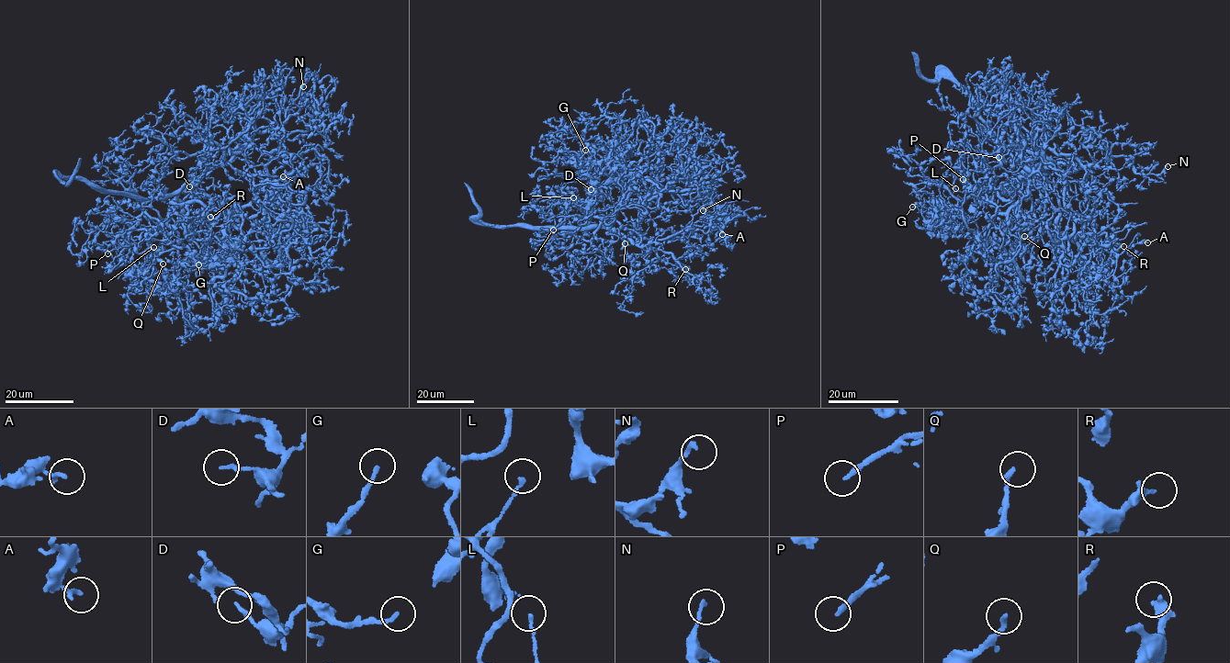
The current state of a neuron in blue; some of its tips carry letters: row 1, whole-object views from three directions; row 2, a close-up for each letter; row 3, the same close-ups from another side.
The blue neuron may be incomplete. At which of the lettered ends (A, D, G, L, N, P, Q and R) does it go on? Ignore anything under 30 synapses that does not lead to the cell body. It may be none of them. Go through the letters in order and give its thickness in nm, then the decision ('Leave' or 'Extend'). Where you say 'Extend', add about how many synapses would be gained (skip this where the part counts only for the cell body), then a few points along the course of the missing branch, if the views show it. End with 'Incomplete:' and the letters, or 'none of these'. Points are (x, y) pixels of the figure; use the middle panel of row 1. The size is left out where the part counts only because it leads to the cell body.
A: Thickness 180 nm. Leave
D: Thickness 150 nm. Leave
G: Thickness 150 nm. Leave
L: Thickness 150 nm. Leave
N: Thickness 160 nm. Leave
P: Thickness 200 nm. Extend. Roughly 45 synapses. Course of what is missing: (553, 230), (547, 231), (543, 241), (537, 243)
Q: Thickness 220 nm. Leave
R: Thickness 280 nm. Leave
Incomplete: P

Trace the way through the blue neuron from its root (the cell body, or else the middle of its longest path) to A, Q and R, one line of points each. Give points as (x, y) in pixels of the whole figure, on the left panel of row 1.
A: (176, 197), (181, 222), (190, 239), (260, 192), (276, 201), (283, 176)
Q: (176, 197), (173, 202), (179, 206), (171, 211), (167, 223), (177, 232), (179, 275), (157, 291), (163, 264)
R: (176, 197), (186, 234), (199, 238), (201, 255), (209, 233), (200, 229), (210, 217)

